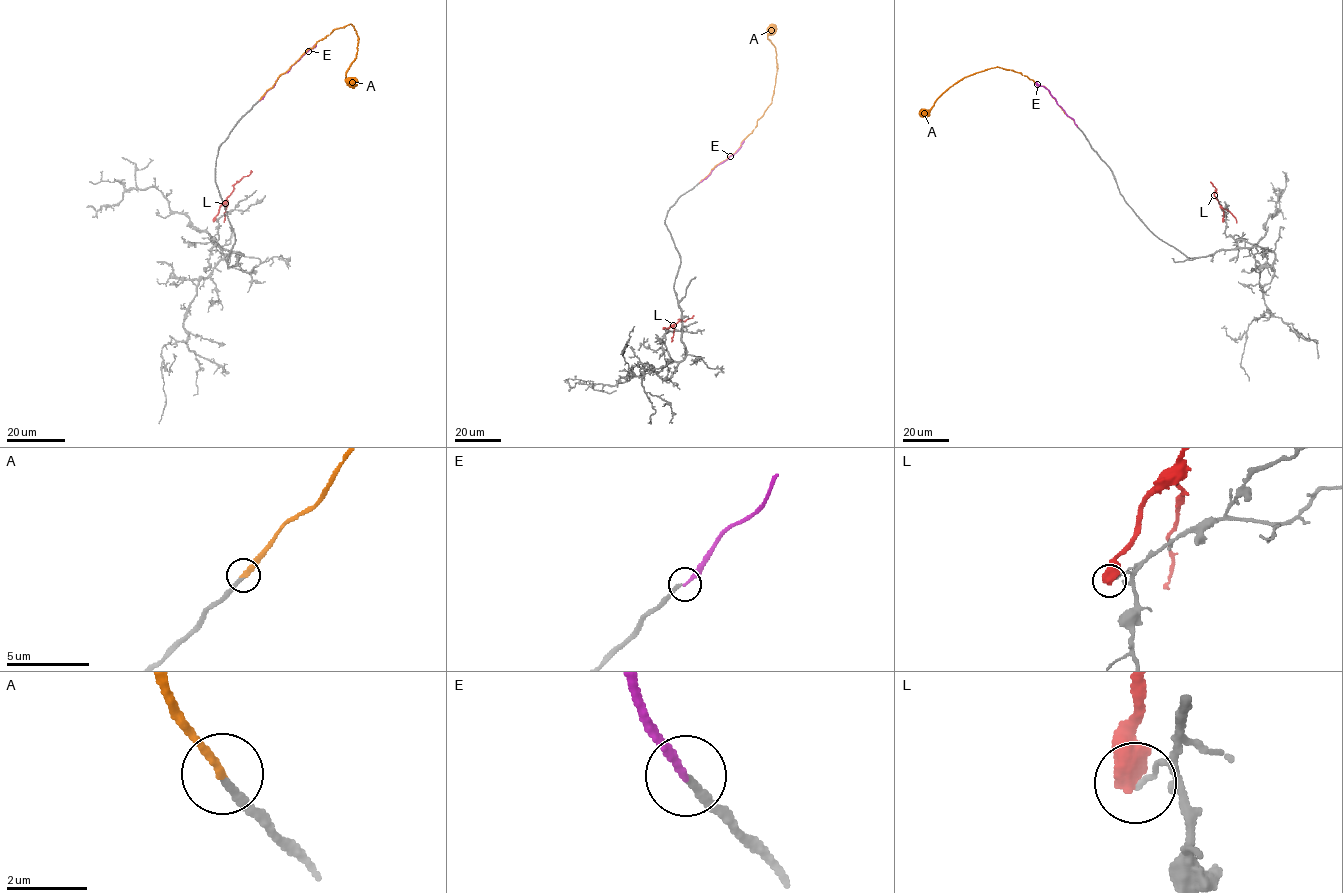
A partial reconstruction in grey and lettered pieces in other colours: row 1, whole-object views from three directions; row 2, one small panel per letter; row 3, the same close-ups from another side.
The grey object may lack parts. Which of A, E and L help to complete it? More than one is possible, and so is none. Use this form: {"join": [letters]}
{"join": ["A"]}

